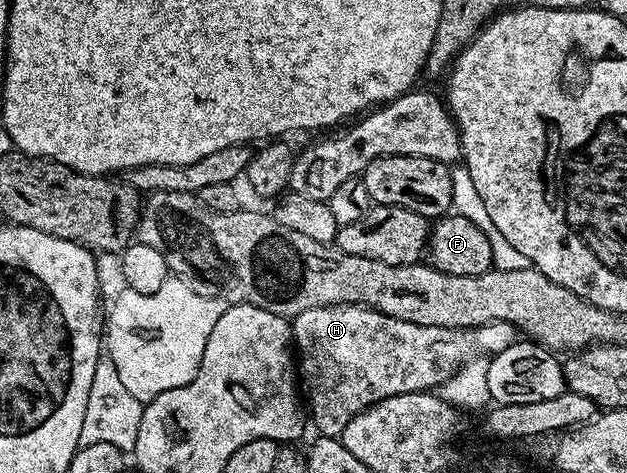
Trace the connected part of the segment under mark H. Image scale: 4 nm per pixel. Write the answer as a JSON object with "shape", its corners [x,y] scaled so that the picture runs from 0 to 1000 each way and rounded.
{"shape":[[[518,647],[491,651],[466,674],[466,732],[472,742],[472,782],[491,860],[491,884],[517,926],[545,920],[555,888],[589,858],[596,858],[622,837],[656,833],[665,825],[681,829],[702,820],[743,767],[764,753],[786,753],[818,732],[823,700],[809,681],[780,681],[770,689],[748,689],[743,698],[716,698],[665,689],[651,677],[632,677],[592,647]]]}

